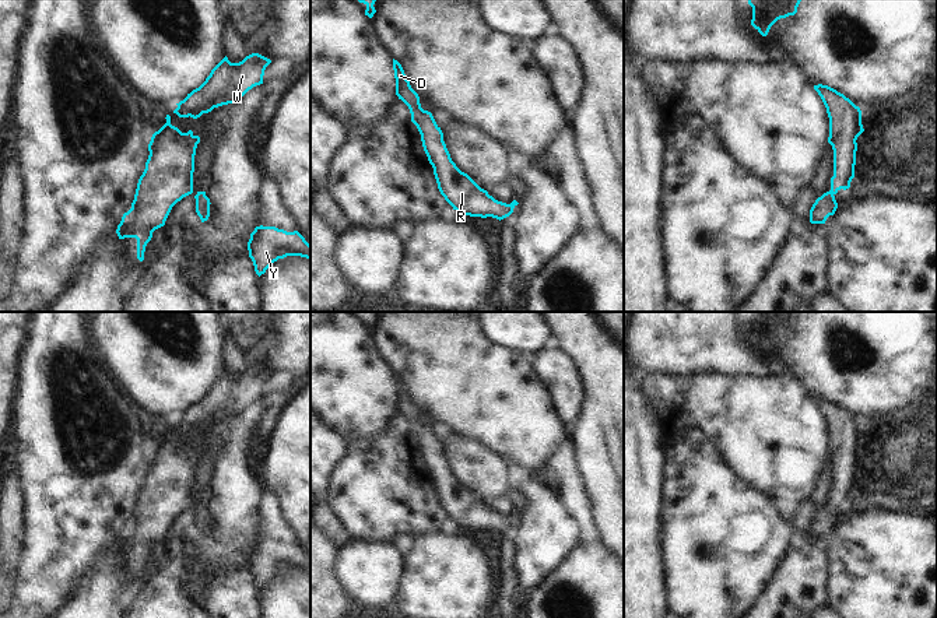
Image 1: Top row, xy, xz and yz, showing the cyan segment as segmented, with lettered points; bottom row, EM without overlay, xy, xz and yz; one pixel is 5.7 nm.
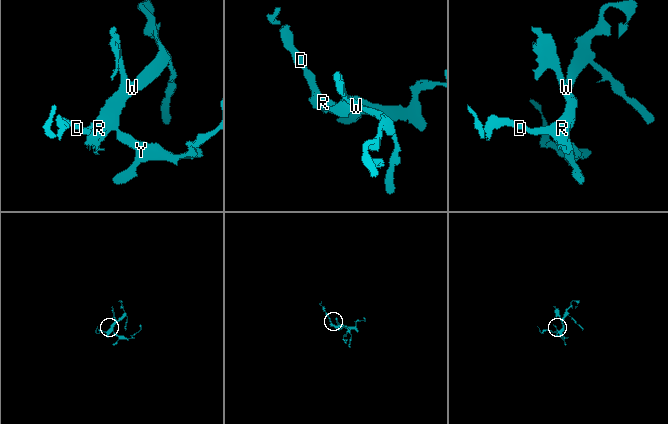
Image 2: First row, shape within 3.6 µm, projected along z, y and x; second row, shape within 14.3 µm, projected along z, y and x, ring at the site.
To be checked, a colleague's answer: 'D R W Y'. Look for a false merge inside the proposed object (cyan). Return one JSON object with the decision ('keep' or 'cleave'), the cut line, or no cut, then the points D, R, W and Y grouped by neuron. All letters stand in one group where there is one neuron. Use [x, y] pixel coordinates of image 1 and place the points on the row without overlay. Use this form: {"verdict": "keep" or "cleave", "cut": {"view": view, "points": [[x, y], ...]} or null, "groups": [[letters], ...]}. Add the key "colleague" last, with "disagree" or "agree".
{"verdict": "keep", "cut": null, "groups": [["D", "R", "W", "Y"]], "colleague": "agree"}

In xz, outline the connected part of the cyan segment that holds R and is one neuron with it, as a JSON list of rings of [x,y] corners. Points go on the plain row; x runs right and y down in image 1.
[[[393,372],[396,391],[396,408],[410,422],[411,435],[417,439],[424,464],[434,481],[438,502],[456,526],[470,530],[492,530],[503,533],[513,526],[519,517],[495,513],[487,503],[481,502],[467,487],[462,485],[452,474],[443,454],[443,446],[431,425],[424,424],[418,407],[411,401],[401,378]]]

